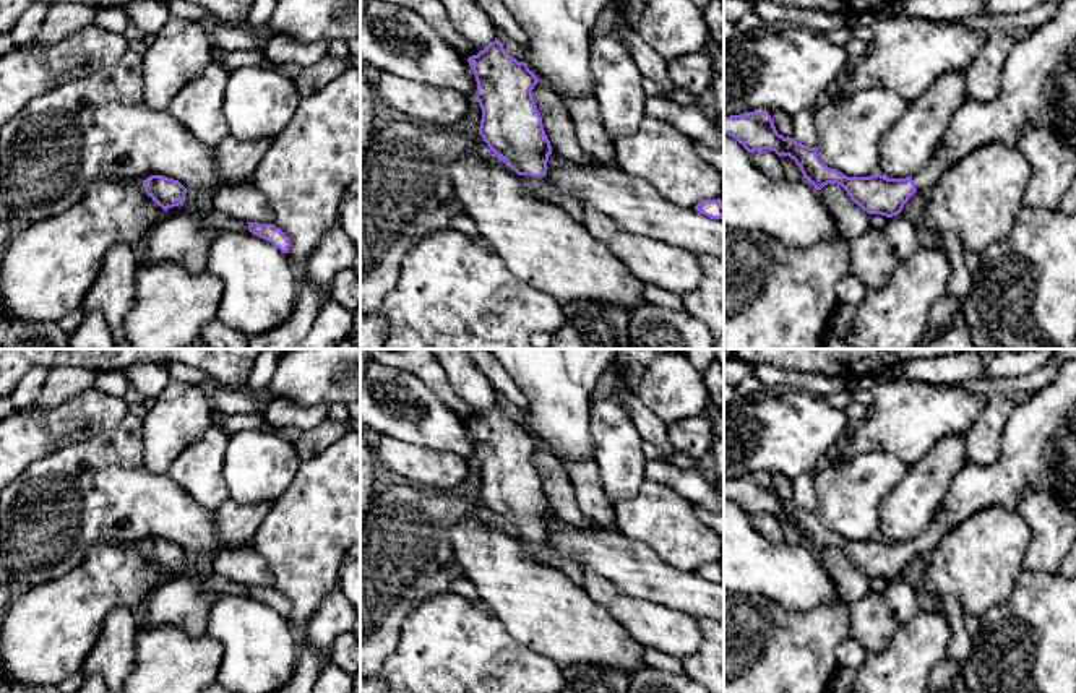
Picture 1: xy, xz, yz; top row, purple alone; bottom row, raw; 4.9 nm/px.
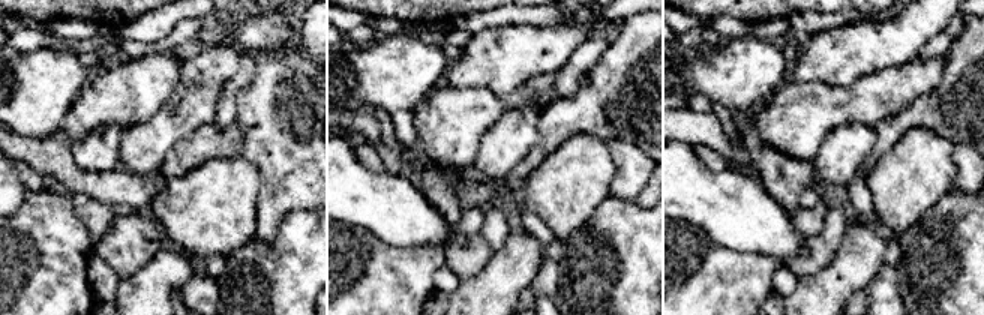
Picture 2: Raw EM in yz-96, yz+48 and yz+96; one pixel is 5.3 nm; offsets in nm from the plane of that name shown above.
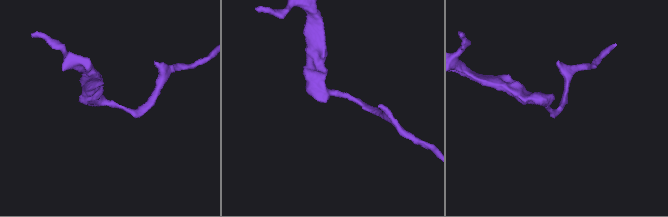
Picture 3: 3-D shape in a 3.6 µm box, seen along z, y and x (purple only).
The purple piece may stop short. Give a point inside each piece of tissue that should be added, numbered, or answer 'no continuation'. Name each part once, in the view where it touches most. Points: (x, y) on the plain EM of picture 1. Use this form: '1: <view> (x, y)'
1: xz (536, 549)

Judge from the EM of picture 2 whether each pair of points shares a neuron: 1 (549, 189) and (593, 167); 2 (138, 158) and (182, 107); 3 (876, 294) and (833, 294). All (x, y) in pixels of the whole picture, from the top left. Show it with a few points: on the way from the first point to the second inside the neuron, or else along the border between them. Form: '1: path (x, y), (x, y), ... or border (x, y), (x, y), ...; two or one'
1: path (560, 189), (564, 189), (582, 171); one
2: path (147, 146), (174, 119); one
3: border (884, 264), (863, 290); two

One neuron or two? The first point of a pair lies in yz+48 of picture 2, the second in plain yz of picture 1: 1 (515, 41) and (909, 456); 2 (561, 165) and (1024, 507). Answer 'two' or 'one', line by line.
1: one
2: two

